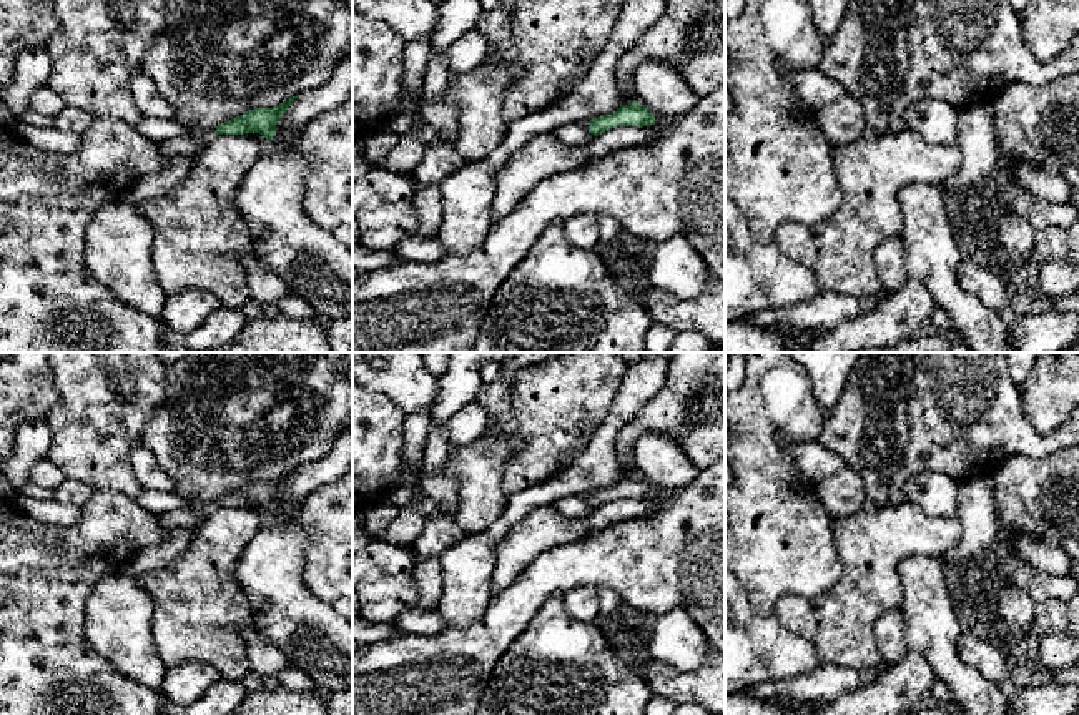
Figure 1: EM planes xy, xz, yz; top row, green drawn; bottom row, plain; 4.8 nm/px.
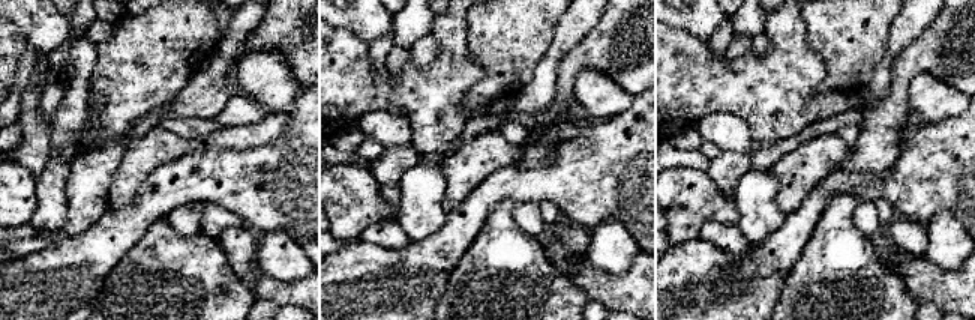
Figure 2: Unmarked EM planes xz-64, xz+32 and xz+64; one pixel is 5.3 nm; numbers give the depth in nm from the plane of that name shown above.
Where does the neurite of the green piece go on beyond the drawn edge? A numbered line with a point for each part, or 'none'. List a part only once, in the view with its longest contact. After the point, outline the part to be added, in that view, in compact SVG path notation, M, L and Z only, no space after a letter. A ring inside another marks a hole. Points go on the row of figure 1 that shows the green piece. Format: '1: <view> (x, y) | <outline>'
1: xy (180, 145) | M216 128L204 131L201 136L175 136L158 141L161 153L175 155L198 155L214 136L218 136Z

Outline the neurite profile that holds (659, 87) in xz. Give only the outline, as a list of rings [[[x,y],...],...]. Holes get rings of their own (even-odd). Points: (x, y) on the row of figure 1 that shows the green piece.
[[[642,62],[633,75],[635,101],[652,111],[655,121],[675,121],[698,103],[700,96],[672,65]]]

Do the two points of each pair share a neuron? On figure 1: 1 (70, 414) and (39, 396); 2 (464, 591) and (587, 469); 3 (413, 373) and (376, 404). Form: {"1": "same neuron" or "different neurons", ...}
{"1": "different neurons", "2": "same neuron", "3": "different neurons"}

